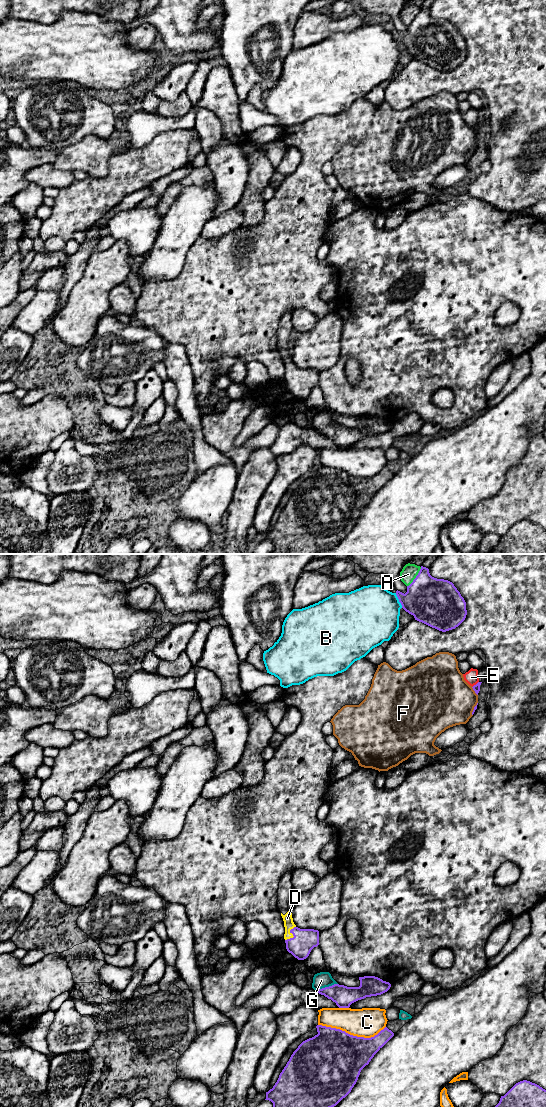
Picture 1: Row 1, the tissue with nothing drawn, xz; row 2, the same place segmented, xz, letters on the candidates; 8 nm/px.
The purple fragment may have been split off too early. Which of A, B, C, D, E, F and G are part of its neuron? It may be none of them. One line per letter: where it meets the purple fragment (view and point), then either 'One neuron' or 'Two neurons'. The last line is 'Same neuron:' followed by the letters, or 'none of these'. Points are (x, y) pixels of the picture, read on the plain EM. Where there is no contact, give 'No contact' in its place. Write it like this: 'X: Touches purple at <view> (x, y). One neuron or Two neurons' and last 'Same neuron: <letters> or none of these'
A: Touches purple at xz (416, 17). Two neurons
B: Touches purple at xz (399, 40). Two neurons
C: Touches purple at xz (352, 475). Two neurons
D: Touches purple at xz (293, 375). One neuron
E: Touches purple at xz (476, 124). Two neurons
F: Touches purple at xz (474, 130). Two neurons
G: Touches purple at xz (326, 427). Two neurons
Same neuron: D

